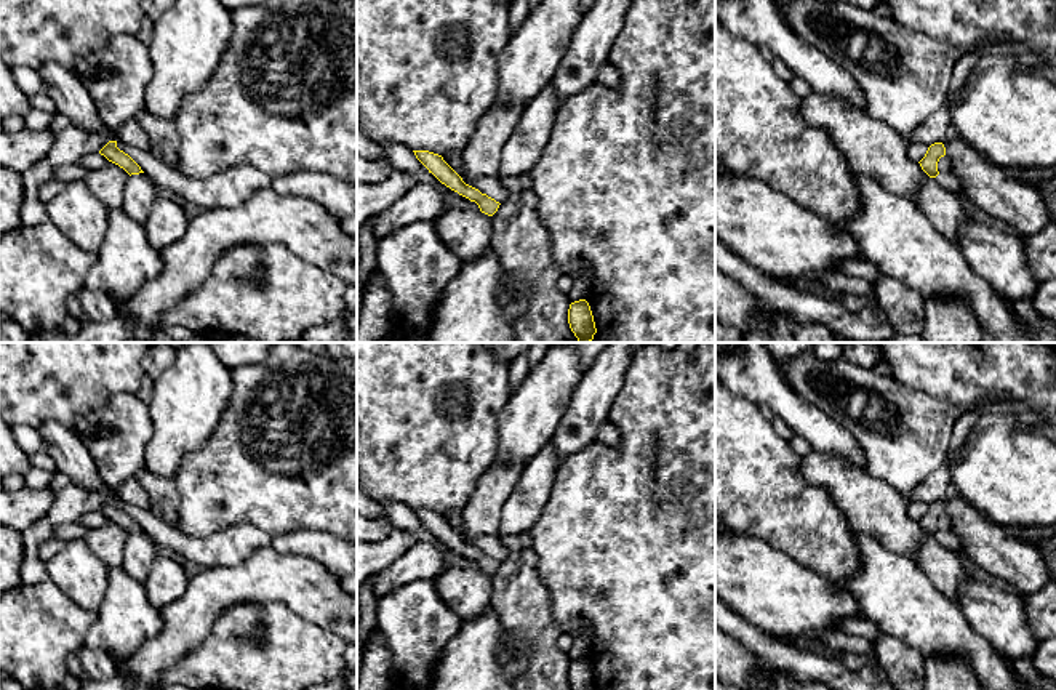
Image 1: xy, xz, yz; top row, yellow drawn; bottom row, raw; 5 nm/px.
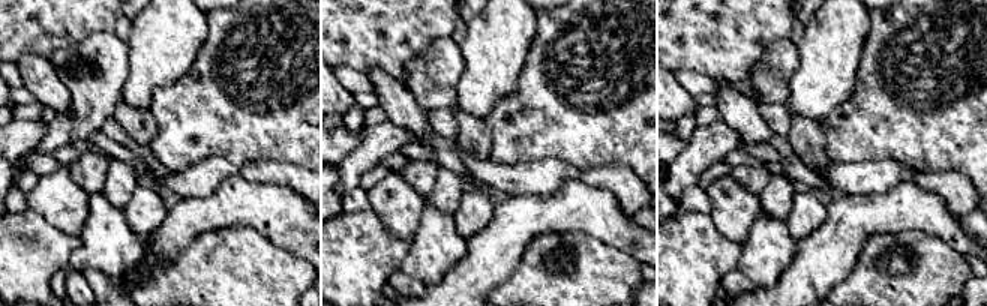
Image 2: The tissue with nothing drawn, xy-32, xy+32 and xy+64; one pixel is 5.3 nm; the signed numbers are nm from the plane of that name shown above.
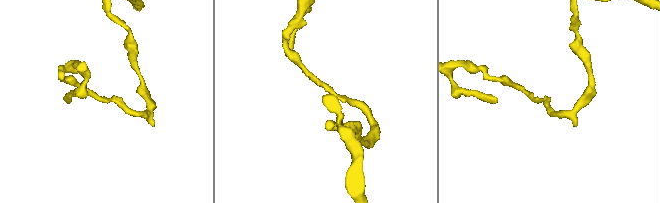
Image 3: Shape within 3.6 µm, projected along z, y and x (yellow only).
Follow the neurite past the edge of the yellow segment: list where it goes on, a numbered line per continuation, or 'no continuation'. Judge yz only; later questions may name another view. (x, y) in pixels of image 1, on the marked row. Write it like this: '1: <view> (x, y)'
no continuation

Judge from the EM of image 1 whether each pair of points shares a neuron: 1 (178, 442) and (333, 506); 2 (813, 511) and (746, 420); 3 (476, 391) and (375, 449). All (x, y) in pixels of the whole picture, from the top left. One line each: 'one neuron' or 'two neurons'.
1: two neurons
2: one neuron
3: one neuron

